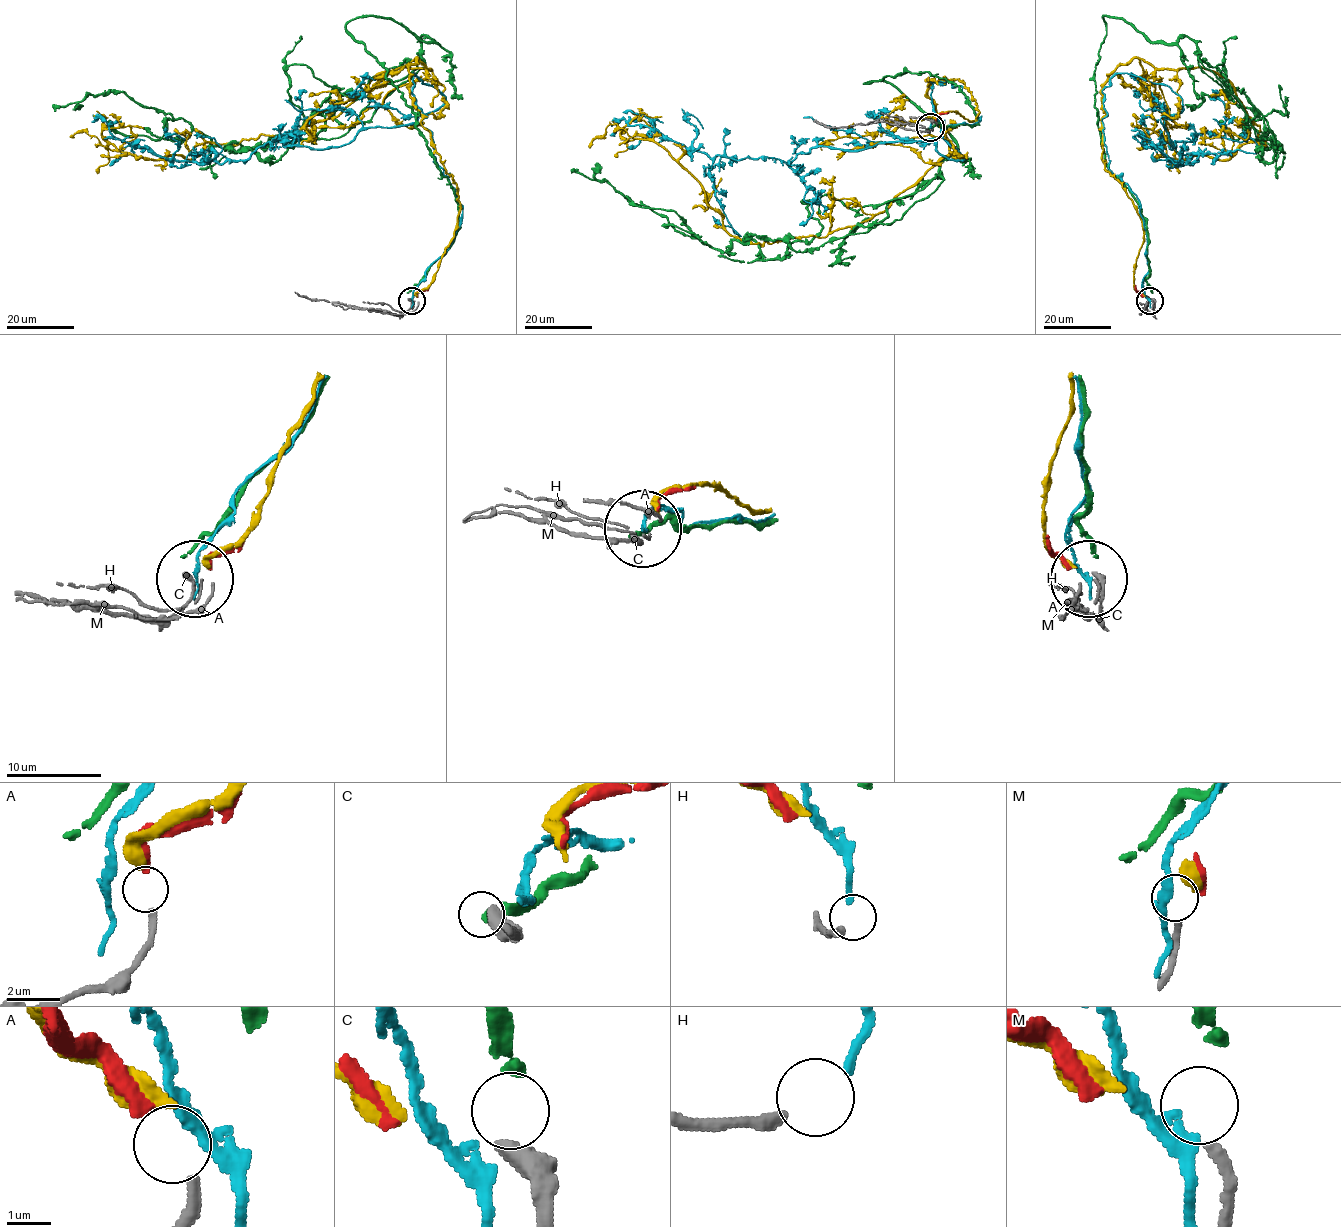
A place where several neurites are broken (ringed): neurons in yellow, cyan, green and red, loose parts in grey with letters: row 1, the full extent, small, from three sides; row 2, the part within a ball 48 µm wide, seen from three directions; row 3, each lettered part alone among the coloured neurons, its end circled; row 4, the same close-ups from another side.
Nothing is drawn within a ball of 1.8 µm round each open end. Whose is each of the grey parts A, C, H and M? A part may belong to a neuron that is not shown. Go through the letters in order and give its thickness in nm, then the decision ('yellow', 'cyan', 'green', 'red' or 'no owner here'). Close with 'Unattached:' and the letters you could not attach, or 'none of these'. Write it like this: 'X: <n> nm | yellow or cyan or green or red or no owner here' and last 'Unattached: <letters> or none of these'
A: 280 nm | yellow
C: 550 nm | green
H: 240 nm | cyan
M: 280 nm | no owner here
Unattached: M

